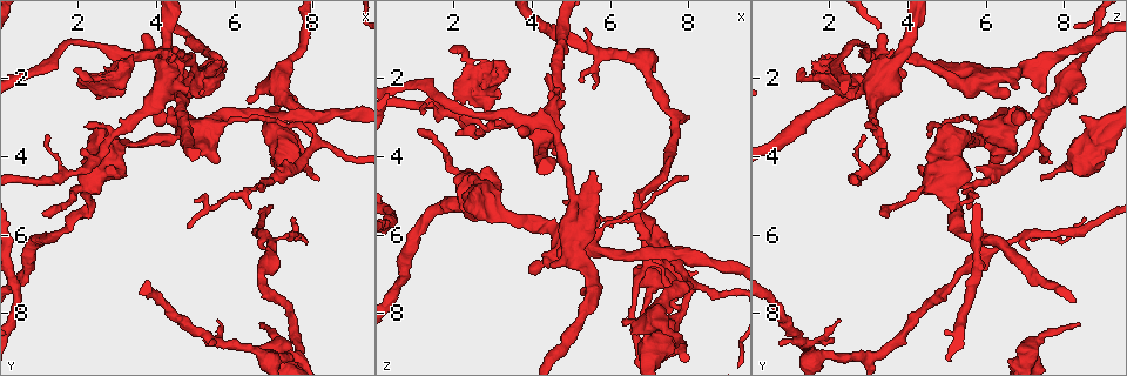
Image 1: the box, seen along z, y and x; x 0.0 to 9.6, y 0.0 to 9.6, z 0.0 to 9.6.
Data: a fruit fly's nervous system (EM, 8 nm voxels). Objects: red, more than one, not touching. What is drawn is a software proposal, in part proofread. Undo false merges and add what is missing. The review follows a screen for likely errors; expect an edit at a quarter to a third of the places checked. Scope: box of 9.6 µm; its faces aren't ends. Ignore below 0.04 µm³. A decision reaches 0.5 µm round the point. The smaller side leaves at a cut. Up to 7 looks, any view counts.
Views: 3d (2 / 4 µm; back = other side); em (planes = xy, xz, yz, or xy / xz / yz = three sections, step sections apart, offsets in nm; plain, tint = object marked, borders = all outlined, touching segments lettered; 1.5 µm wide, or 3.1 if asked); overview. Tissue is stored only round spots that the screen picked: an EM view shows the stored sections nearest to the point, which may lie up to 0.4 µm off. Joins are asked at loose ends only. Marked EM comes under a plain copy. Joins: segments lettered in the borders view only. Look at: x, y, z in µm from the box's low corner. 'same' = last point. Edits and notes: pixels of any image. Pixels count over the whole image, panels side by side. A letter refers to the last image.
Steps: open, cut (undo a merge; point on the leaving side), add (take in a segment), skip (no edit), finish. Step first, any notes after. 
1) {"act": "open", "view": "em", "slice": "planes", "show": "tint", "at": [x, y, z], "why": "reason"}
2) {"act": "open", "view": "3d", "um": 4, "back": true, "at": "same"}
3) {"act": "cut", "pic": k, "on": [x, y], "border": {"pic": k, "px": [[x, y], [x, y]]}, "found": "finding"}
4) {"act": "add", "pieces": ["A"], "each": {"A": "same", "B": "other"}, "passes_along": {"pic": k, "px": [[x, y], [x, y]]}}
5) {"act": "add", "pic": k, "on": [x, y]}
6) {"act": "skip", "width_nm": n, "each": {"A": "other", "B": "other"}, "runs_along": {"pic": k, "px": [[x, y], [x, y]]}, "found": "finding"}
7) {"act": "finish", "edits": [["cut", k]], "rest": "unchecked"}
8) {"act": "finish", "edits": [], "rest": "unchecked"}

{"act": "open", "view": "3d", "um": 4, "at": [6.90, 6.35, 6.30], "why": "sudden change in width"}

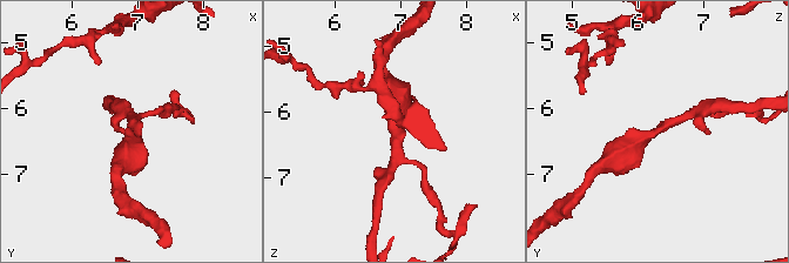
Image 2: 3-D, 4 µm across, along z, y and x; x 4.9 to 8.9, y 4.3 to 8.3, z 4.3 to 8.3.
{"act": "open", "view": "em", "slice": "planes", "show": "tint", "at": [6.85, 6.35, 6.30]}

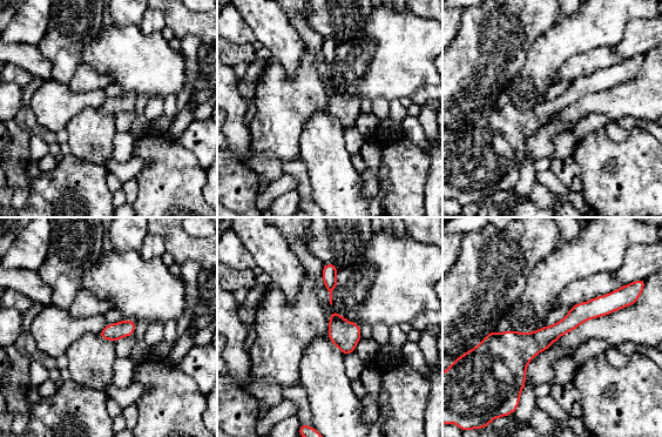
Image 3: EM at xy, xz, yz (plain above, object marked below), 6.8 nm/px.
{"act": "open", "view": "em", "slice": "planes", "show": "borders", "at": "same"}

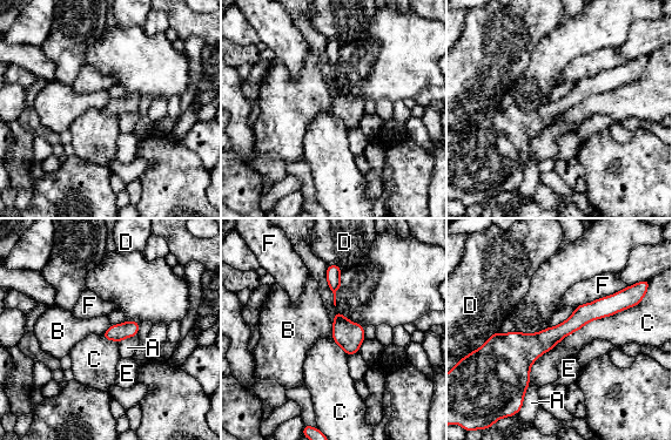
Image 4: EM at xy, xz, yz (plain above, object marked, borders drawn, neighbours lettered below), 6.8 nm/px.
{"act": "skip", "longest_contact_nm": ["C", 900], "each": {"A": "other", "B": "other", "C": "other", "D": "other", "E": "other", "F": "other"}, "border": {"pic": 4, "px": [[330, 323], [333, 338]]}, "found": "continuous, no second cell"}

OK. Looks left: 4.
{"act": "open", "view": "em", "slice": "planes", "show": "borders", "at": [4.65, 3.70, 6.75], "why": "stops while still wide"}

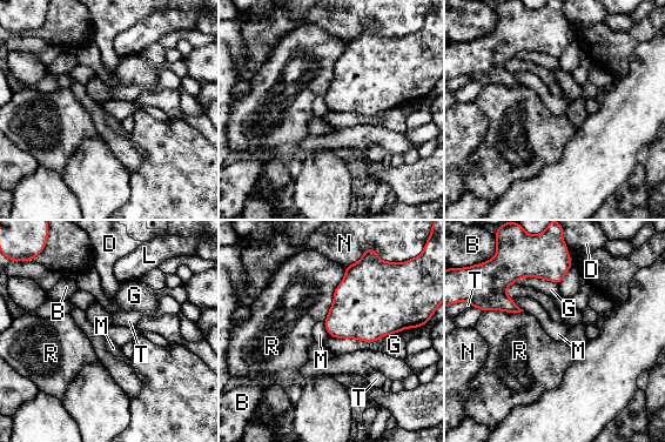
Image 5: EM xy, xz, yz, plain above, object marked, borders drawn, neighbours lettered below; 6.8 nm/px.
{"act": "skip", "width_nm": 280, "each": {"B": "other", "D": "other", "G": "other", "L": "other", "M": "other", "N": "other", "R": "other", "T": "other"}, "border": {"pic": 5, "px": [[323, 322], [330, 336]]}, "found": "no lettered segment goes on from it"}

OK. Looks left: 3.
{"act": "open", "view": "em", "slice": "xz", "step": 4, "show": "tint", "at": [2.35, 5.20, 5.20], "why": "sharp bend"}

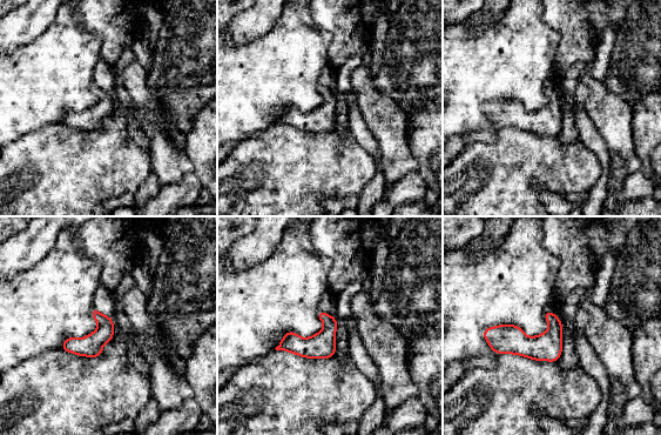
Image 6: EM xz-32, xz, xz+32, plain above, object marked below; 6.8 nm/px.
{"act": "open", "view": "em", "slice": "planes", "show": "borders", "at": "same"}

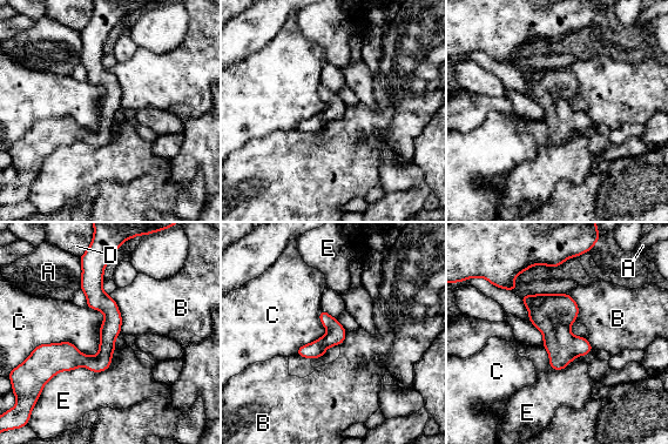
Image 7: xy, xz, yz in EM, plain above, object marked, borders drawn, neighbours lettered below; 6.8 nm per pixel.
{"act": "skip", "each": {"A": "other", "B": "other", "C": "other", "D": "other", "E": "other"}, "border": {"pic": 7, "px": [[105, 314], [95, 355], [33, 350]]}, "found": "one cell here"}

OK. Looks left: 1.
{"act": "finish", "edits": [], "rest": "unchecked"}

